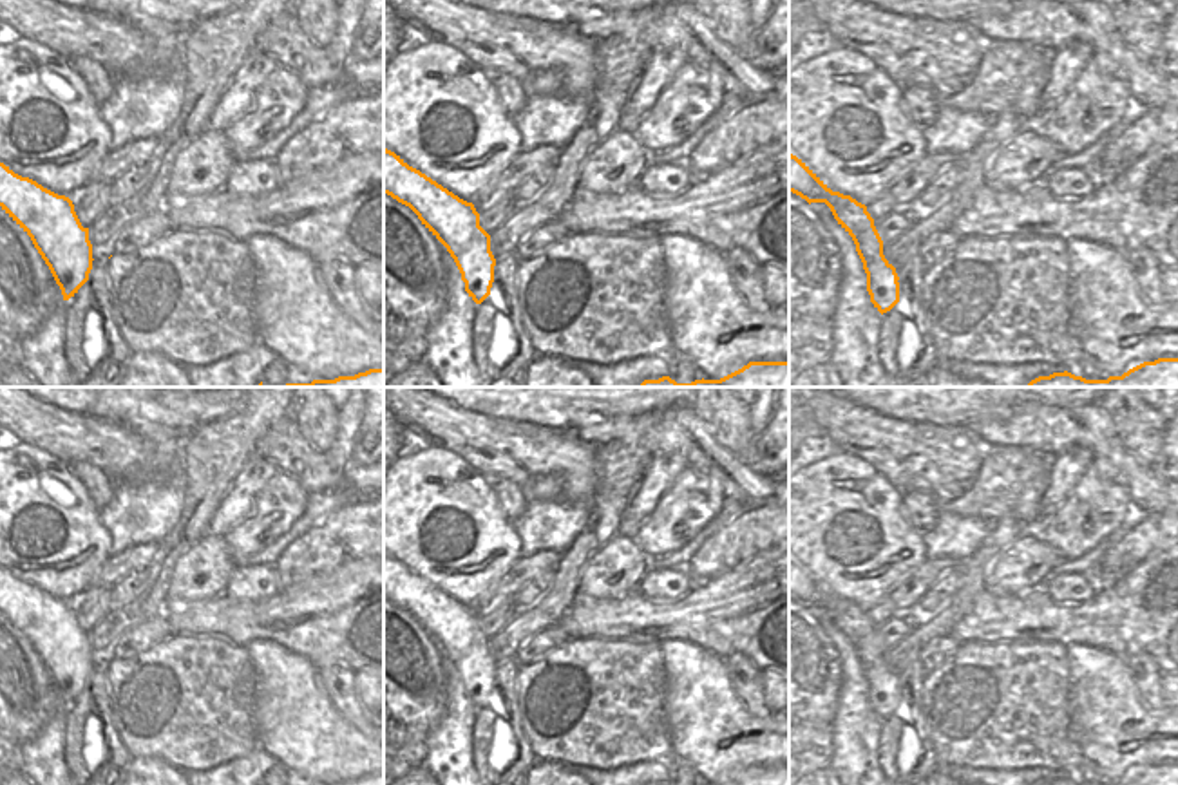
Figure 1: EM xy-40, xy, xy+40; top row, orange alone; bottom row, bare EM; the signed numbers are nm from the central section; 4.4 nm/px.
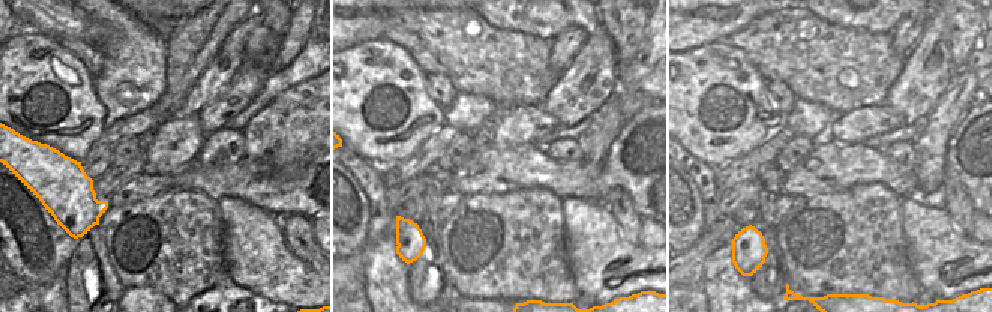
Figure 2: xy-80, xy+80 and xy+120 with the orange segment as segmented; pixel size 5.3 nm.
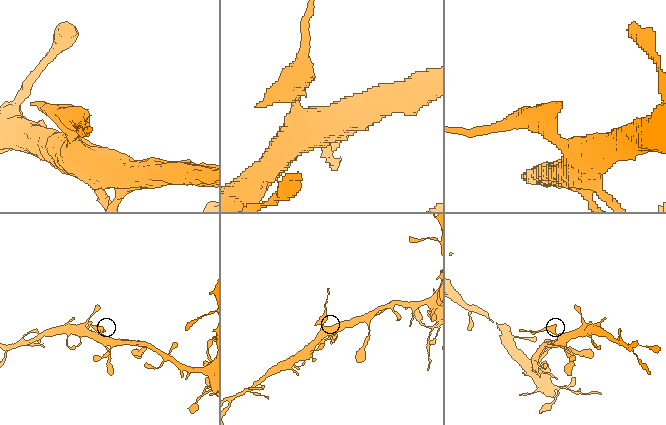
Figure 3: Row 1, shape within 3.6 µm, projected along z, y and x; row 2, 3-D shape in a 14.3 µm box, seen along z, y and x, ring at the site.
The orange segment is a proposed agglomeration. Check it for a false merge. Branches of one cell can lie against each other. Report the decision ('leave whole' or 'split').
split

